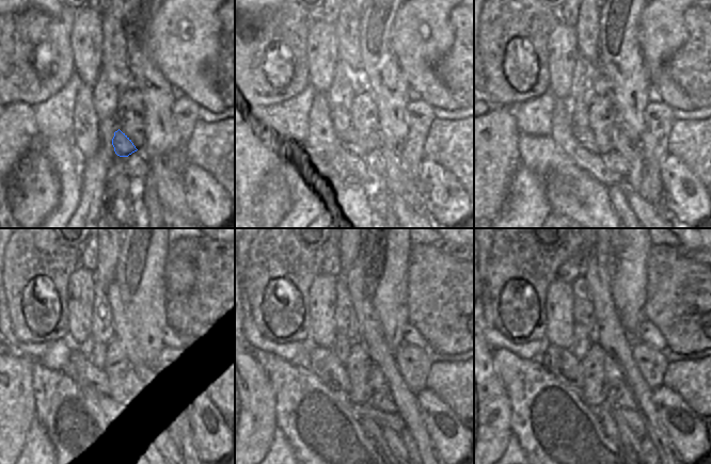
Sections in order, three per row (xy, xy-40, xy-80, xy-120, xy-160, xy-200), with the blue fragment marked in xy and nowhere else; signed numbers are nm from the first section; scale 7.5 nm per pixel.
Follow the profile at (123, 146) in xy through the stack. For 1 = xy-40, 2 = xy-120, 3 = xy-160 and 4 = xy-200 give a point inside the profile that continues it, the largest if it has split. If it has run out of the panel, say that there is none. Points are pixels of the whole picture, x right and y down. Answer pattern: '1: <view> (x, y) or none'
1: xy-40 (350, 139)
2: xy-120 (80, 368)
3: xy-160 (325, 365)
4: xy-200 (562, 363)

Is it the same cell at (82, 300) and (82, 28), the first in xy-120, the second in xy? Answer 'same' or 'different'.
same

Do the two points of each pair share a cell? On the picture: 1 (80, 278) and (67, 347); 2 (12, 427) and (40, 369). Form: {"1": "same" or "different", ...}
{"1": "different", "2": "different"}

